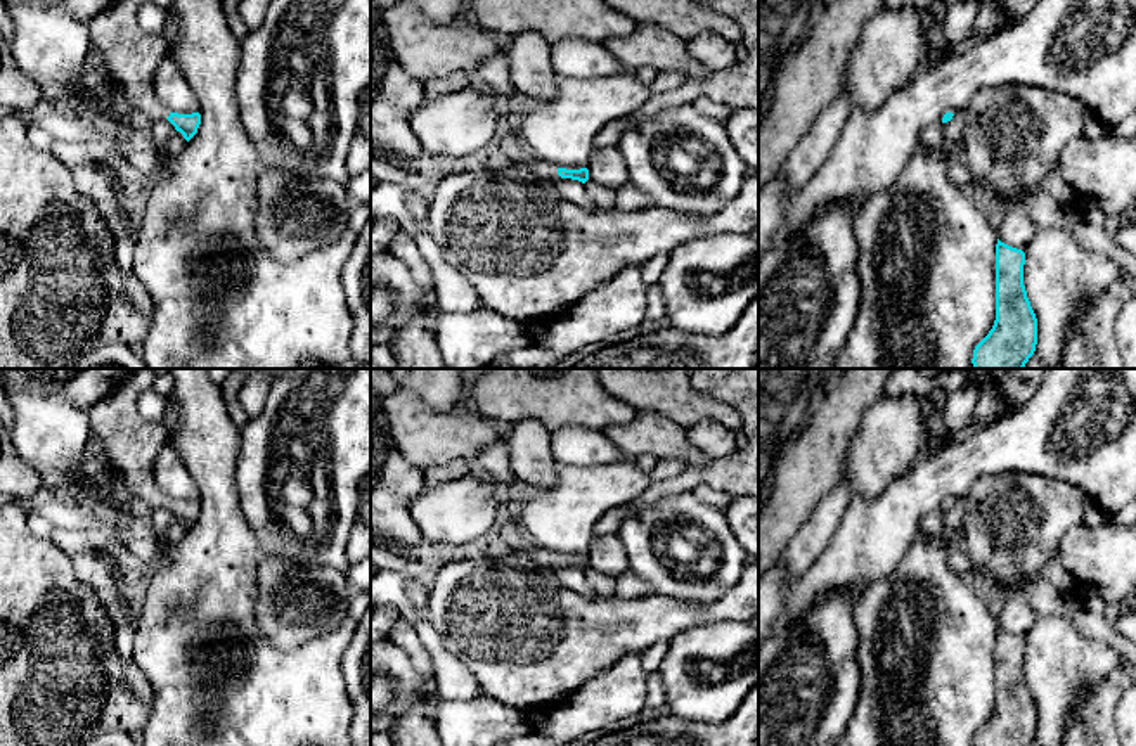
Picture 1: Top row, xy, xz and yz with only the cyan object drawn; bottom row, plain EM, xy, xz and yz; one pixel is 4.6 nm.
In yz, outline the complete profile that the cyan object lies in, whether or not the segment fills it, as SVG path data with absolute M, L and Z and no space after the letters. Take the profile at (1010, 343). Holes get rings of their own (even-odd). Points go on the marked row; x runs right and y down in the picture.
M997 239L996 320L973 350L973 369L1023 369L1036 351L1037 318L1023 286L1025 253Z

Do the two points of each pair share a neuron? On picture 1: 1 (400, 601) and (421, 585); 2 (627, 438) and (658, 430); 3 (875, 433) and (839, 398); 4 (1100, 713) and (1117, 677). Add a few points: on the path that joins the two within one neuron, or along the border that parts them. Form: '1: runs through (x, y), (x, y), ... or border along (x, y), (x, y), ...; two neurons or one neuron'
1: border along (406, 578), (409, 601), (423, 617); two neurons
2: runs through (634, 438), (651, 433); one neuron
3: border along (884, 395), (864, 412), (861, 428), (845, 457); two neurons
4: runs through (1102, 705), (1116, 686); one neuron

